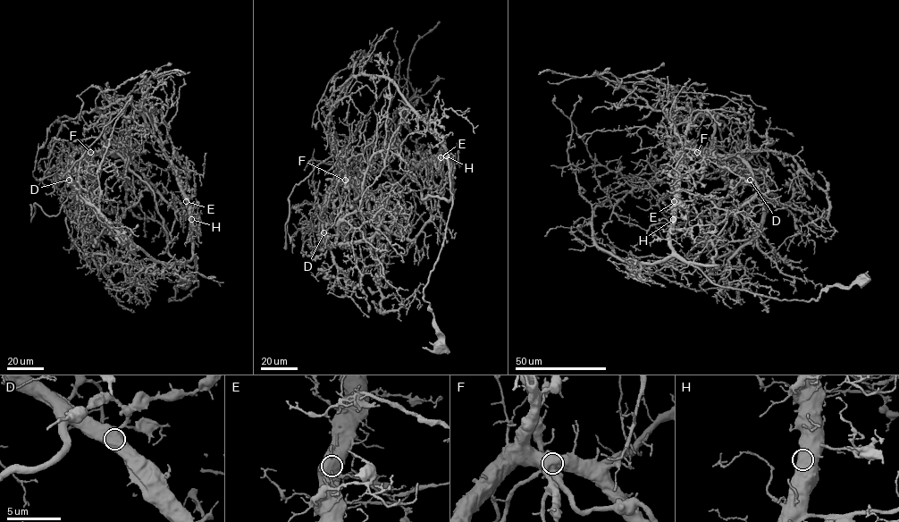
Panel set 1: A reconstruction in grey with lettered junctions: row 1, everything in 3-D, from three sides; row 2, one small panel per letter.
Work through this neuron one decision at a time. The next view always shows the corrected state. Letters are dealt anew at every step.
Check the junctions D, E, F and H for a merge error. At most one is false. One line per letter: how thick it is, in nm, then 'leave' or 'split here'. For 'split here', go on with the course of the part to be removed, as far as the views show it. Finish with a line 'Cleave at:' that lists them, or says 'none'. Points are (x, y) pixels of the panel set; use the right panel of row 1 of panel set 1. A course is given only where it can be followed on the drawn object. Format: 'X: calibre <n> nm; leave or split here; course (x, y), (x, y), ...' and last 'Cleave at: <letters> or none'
D: calibre 1150 nm; leave
E: calibre 1200 nm; leave
F: calibre 1350 nm; split here; course (697, 152), (710, 155), (690, 199), (717, 266), (620, 260), (595, 243), (568, 159), (578, 95)
H: calibre 1000 nm; leave
Cleave at: F

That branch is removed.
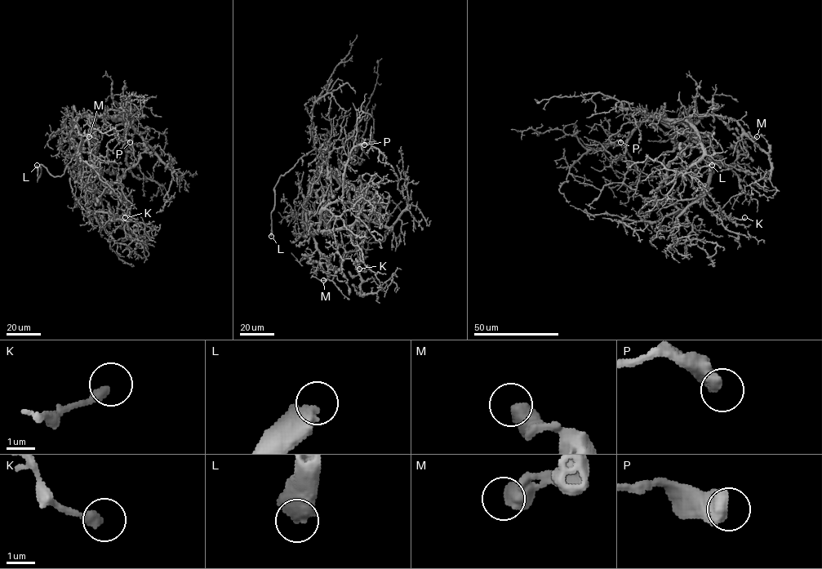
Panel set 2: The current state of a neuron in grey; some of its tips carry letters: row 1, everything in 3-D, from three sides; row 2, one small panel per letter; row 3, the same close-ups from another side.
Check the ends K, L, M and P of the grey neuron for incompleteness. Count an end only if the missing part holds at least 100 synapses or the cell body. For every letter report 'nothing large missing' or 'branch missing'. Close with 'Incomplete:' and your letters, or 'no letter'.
K: nothing large missing
L: branch missing
M: nothing large missing
P: nothing large missing
Incomplete: L

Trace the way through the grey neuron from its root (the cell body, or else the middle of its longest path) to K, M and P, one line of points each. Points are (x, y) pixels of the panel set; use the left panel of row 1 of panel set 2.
K: (76, 122), (70, 138), (82, 180), (98, 193), (107, 222), (111, 217), (125, 217)
M: (76, 122), (70, 138), (82, 164), (88, 164), (82, 162), (79, 150), (86, 140), (94, 140), (89, 136)
P: (76, 122), (82, 117), (100, 116), (111, 126), (119, 142), (128, 140), (130, 142)

